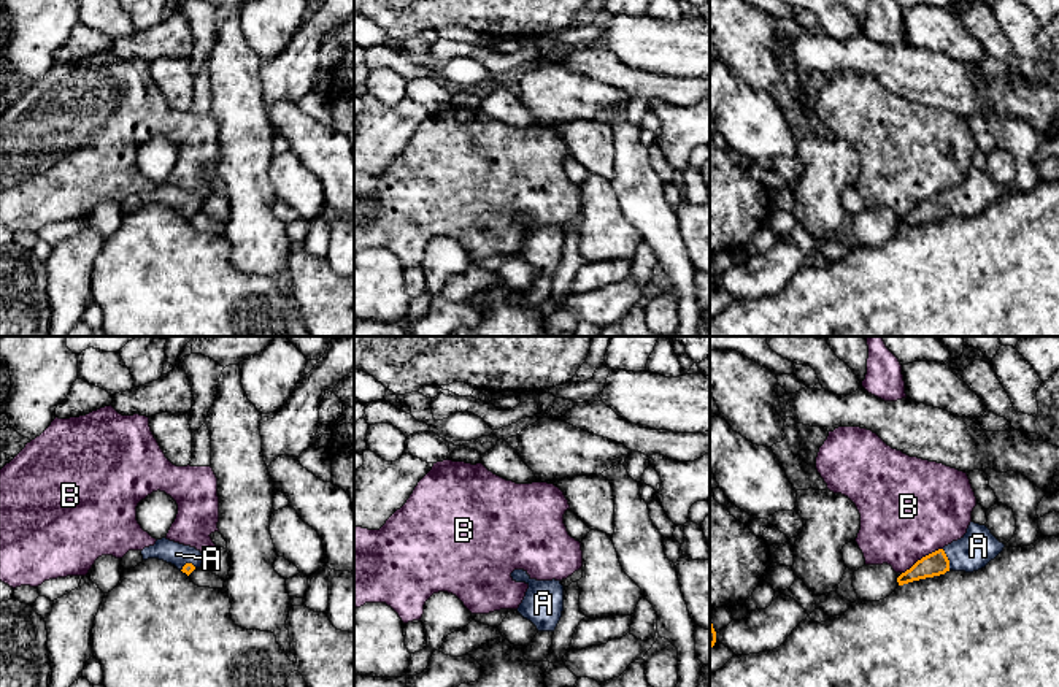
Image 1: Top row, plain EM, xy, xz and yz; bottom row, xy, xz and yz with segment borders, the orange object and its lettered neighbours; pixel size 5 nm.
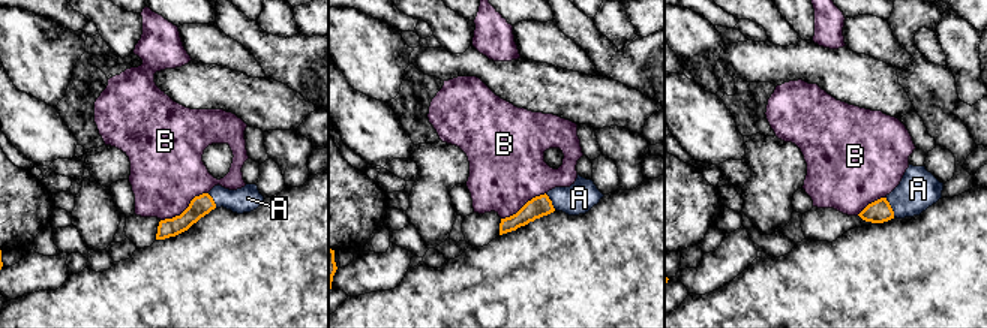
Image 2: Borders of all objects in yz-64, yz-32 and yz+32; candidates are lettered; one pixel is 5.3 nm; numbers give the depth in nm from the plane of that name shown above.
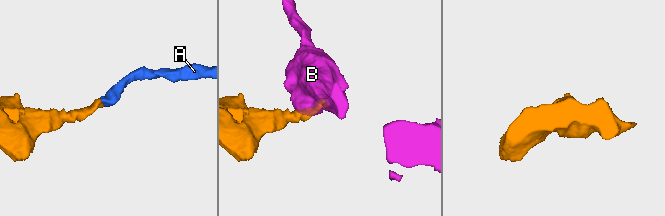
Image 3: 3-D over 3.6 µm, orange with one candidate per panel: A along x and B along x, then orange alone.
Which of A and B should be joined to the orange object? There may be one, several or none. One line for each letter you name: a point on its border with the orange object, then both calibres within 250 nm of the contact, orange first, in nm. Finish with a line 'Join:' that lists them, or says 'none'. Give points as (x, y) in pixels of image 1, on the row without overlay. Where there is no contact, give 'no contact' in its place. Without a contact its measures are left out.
A: yz (947, 203) | 120/190 nm
Join: A

